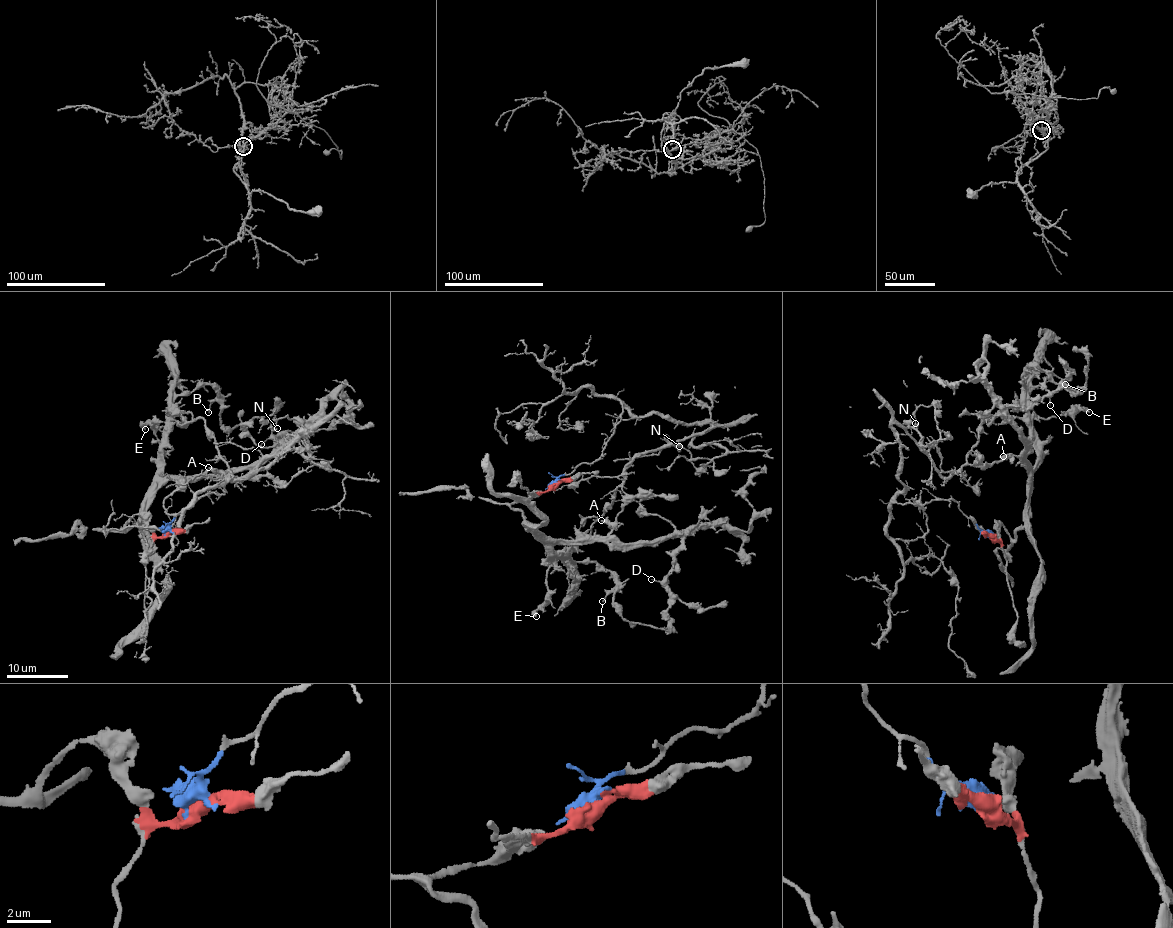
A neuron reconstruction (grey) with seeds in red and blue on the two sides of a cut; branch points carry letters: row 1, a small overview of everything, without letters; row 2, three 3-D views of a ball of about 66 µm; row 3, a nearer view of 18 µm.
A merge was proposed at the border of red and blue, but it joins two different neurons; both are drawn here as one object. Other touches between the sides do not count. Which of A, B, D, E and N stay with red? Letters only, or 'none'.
A, B, D, E

